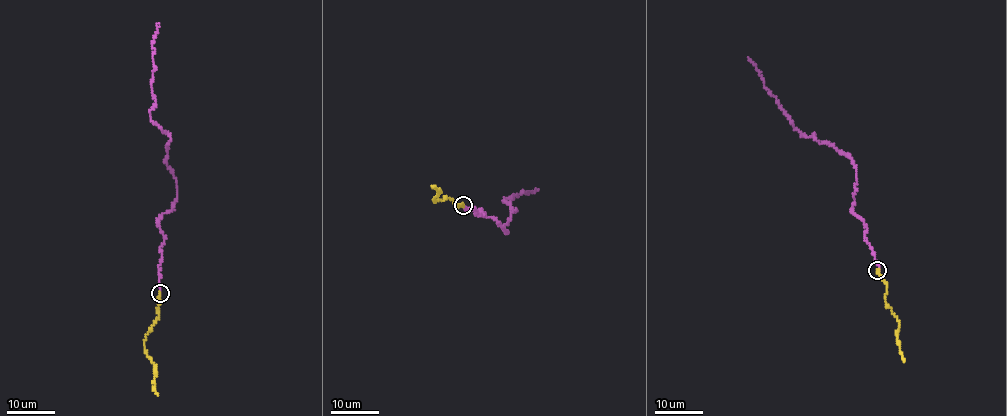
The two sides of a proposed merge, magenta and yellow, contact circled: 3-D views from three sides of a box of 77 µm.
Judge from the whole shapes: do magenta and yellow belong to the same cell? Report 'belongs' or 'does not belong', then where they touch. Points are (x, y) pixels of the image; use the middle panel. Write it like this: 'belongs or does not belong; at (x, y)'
belongs; at (463, 205)

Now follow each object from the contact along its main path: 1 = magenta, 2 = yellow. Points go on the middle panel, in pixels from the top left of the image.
1: (464, 205), (476, 215), (480, 210), (493, 216), (508, 233), (503, 228), (516, 211), (503, 200), (537, 189)
2: (463, 204), (457, 206), (450, 197), (434, 201), (440, 191), (432, 186), (436, 186)

